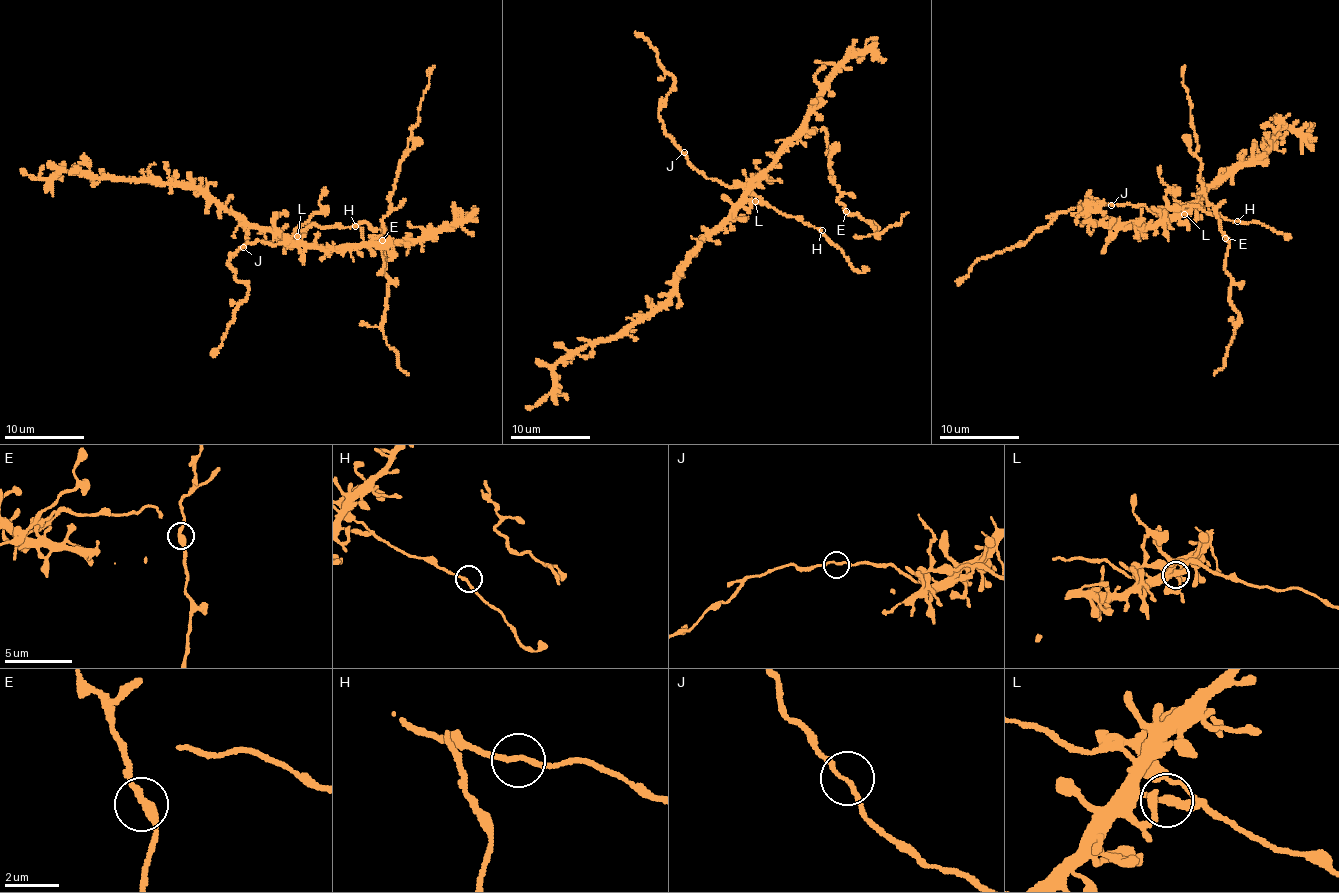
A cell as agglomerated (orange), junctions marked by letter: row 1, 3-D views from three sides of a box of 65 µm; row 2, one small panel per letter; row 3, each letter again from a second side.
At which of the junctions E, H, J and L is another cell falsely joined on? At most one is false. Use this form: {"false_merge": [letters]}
{"false_merge": ["L"]}

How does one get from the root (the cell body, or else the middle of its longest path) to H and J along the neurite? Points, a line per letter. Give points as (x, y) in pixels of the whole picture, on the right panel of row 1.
H: (1180, 215), (1199, 207), (1225, 220), (1237, 221)
J: (1180, 215), (1165, 212), (1160, 215), (1145, 206), (1111, 206)

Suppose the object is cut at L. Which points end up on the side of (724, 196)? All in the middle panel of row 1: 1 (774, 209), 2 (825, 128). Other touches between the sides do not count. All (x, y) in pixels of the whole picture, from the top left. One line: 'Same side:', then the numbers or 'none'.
Same side: none

